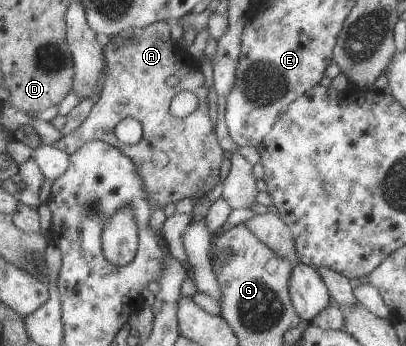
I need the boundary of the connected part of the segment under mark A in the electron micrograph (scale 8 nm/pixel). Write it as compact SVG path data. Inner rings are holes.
M170 22L132 28L130 32L113 38L105 46L105 52L108 80L100 102L80 130L64 135L53 145L71 155L90 141L106 141L121 148L137 161L142 176L146 178L146 188L150 188L150 200L155 211L172 202L180 202L182 198L204 198L216 191L218 182L222 180L222 162L231 155L222 148L216 124L214 126L210 116L210 88L201 62L185 45L174 40ZM170 76L177 76L179 85L168 86ZM184 90L195 92L201 98L200 108L188 118L177 117L172 112L174 99ZM130 117L140 120L145 128L144 140L134 145L122 142L116 134L120 122Z

